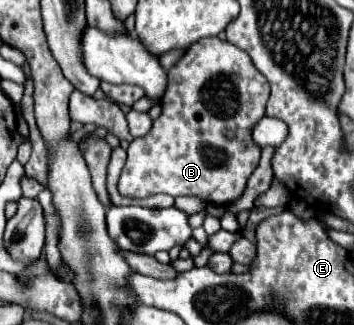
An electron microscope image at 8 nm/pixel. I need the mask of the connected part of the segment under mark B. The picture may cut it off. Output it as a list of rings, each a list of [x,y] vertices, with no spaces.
[[[201,39],[201,43],[189,47],[183,57],[167,71],[169,85],[161,97],[163,113],[153,121],[151,131],[145,137],[133,139],[127,149],[127,163],[119,177],[119,193],[125,197],[149,197],[155,193],[167,193],[171,197],[193,195],[205,203],[227,207],[247,187],[247,181],[259,165],[261,147],[253,141],[251,131],[265,115],[269,99],[267,79],[253,67],[245,51],[229,45],[227,41]]]

